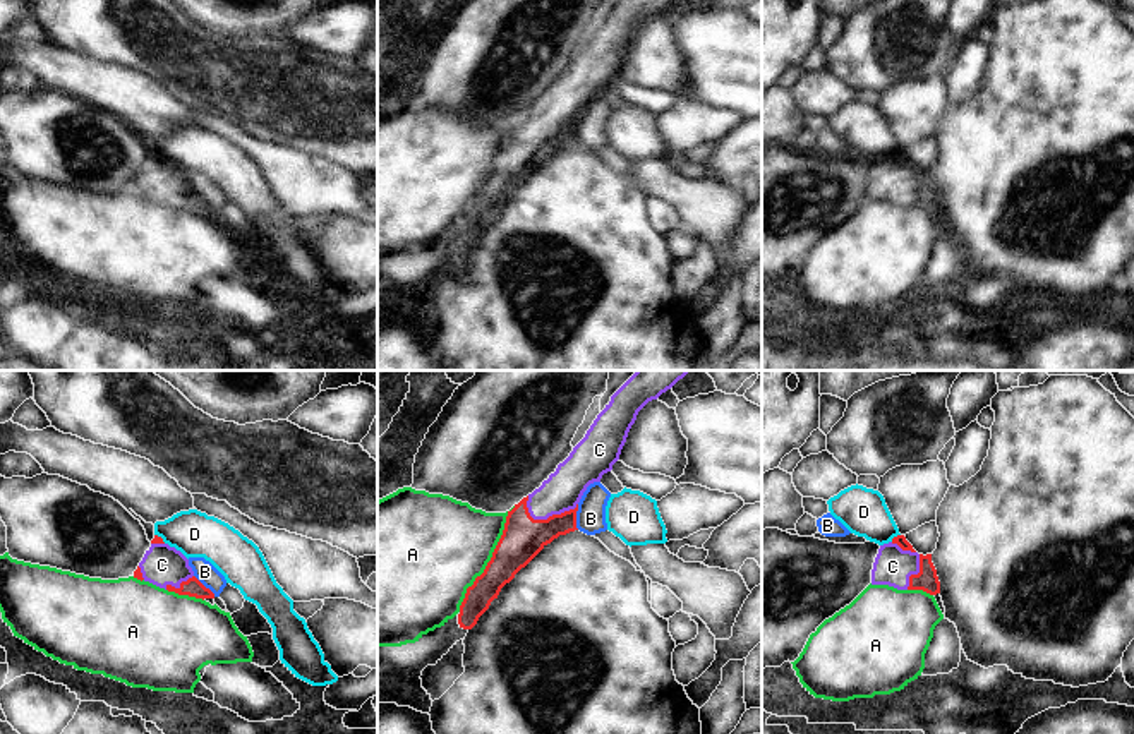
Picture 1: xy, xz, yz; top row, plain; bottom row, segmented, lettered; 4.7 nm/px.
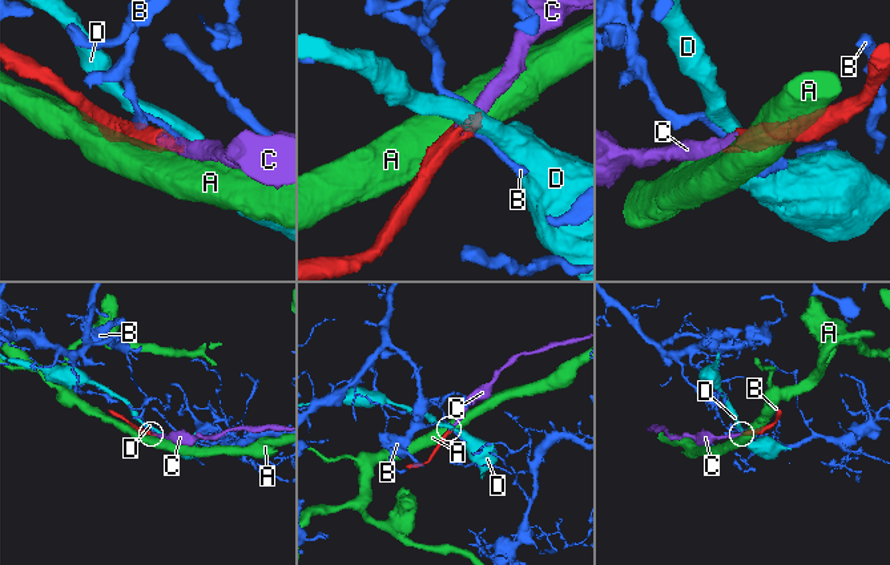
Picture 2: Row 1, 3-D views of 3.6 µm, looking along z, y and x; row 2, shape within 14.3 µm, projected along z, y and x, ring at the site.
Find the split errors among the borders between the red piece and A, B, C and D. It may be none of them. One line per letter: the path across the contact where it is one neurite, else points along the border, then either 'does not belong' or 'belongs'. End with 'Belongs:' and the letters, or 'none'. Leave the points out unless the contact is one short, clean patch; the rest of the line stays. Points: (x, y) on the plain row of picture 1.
A: does not belong
B: border along xz (579, 120), (577, 144); does not belong
C: belongs
D: border along yz (899, 150), (891, 156); does not belong
Belongs: C

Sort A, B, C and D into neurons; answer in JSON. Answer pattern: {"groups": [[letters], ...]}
{"groups": [["A"], ["B"], ["C"], ["D"]]}

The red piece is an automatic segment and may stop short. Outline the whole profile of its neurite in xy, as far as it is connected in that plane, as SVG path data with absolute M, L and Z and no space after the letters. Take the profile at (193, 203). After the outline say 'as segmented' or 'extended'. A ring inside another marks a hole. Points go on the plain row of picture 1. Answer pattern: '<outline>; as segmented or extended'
M154 151L151 163L134 187L134 194L149 197L168 208L189 211L196 214L214 214L214 209L206 204L189 182L189 175Z; extended

